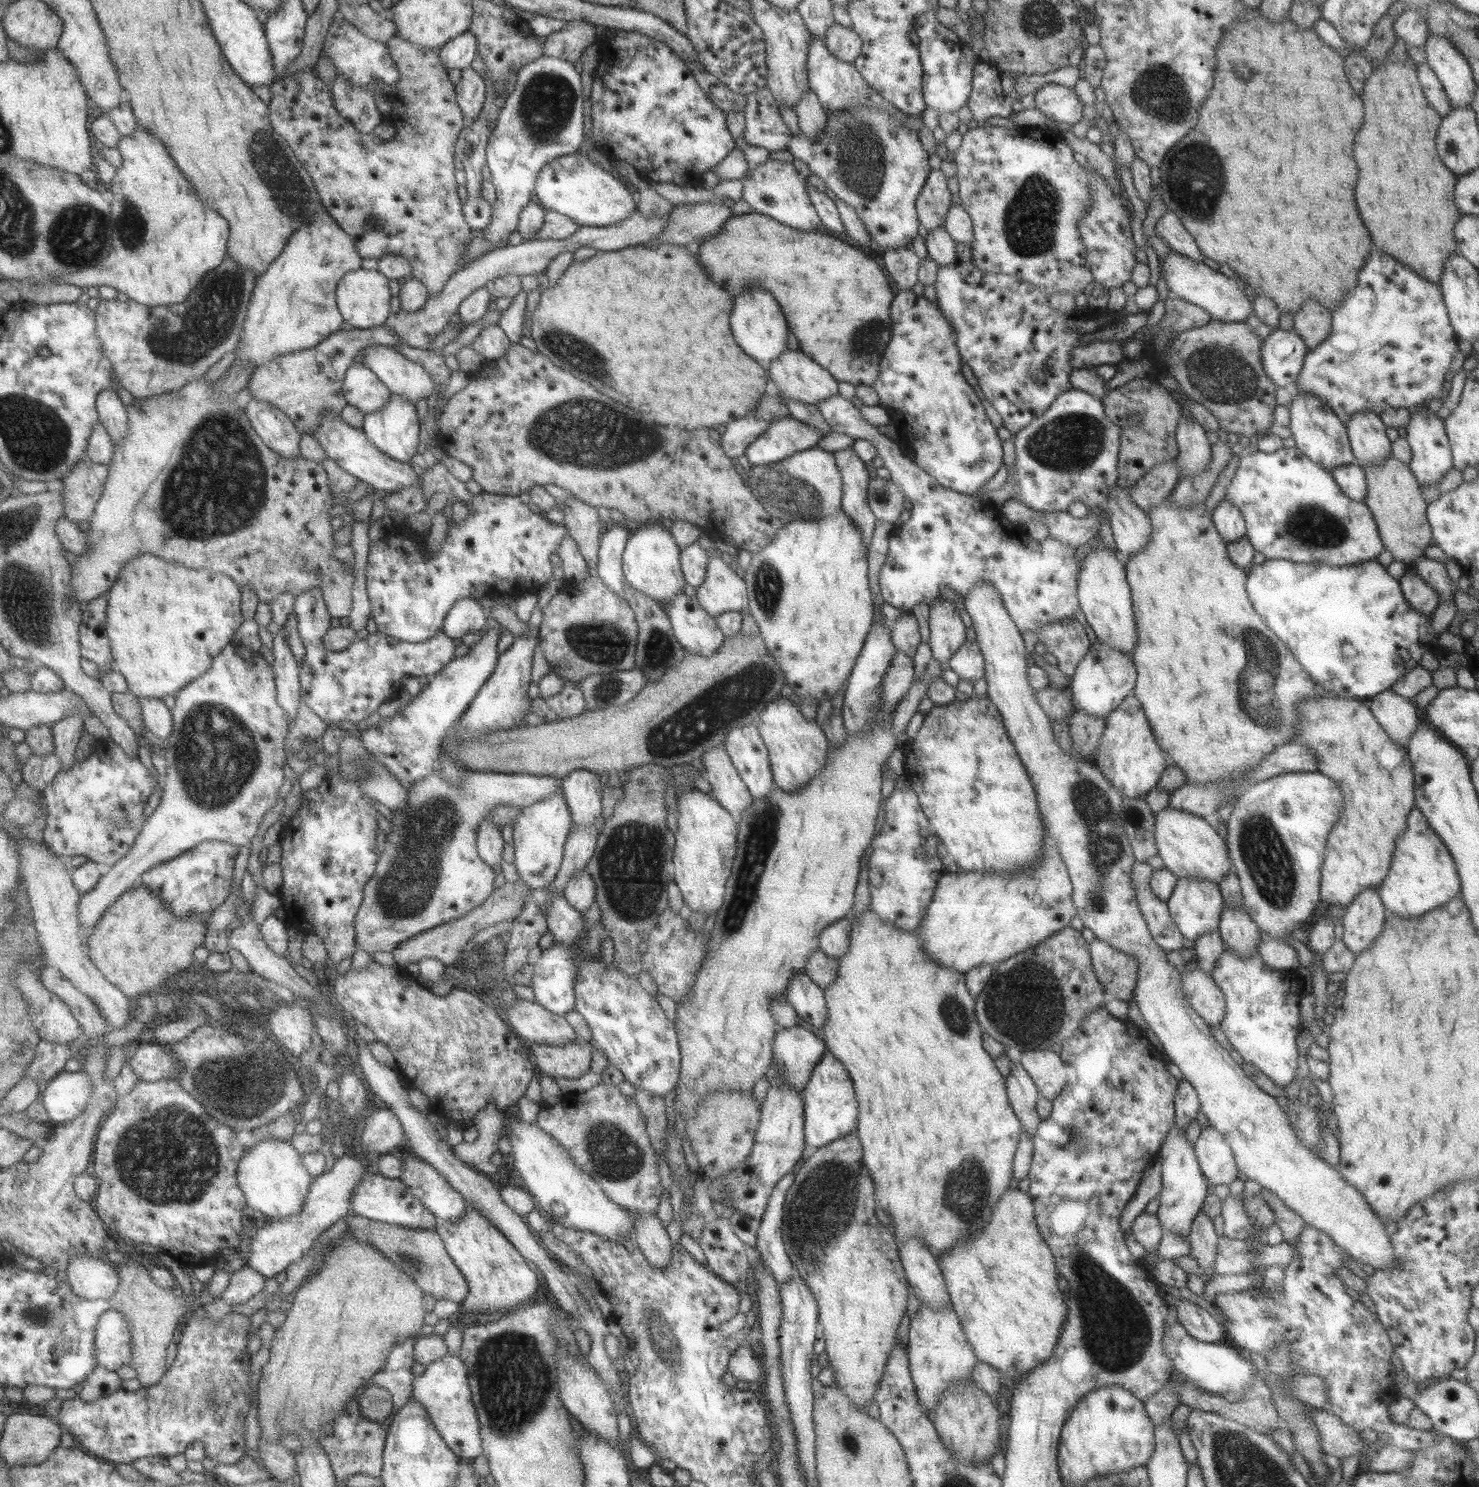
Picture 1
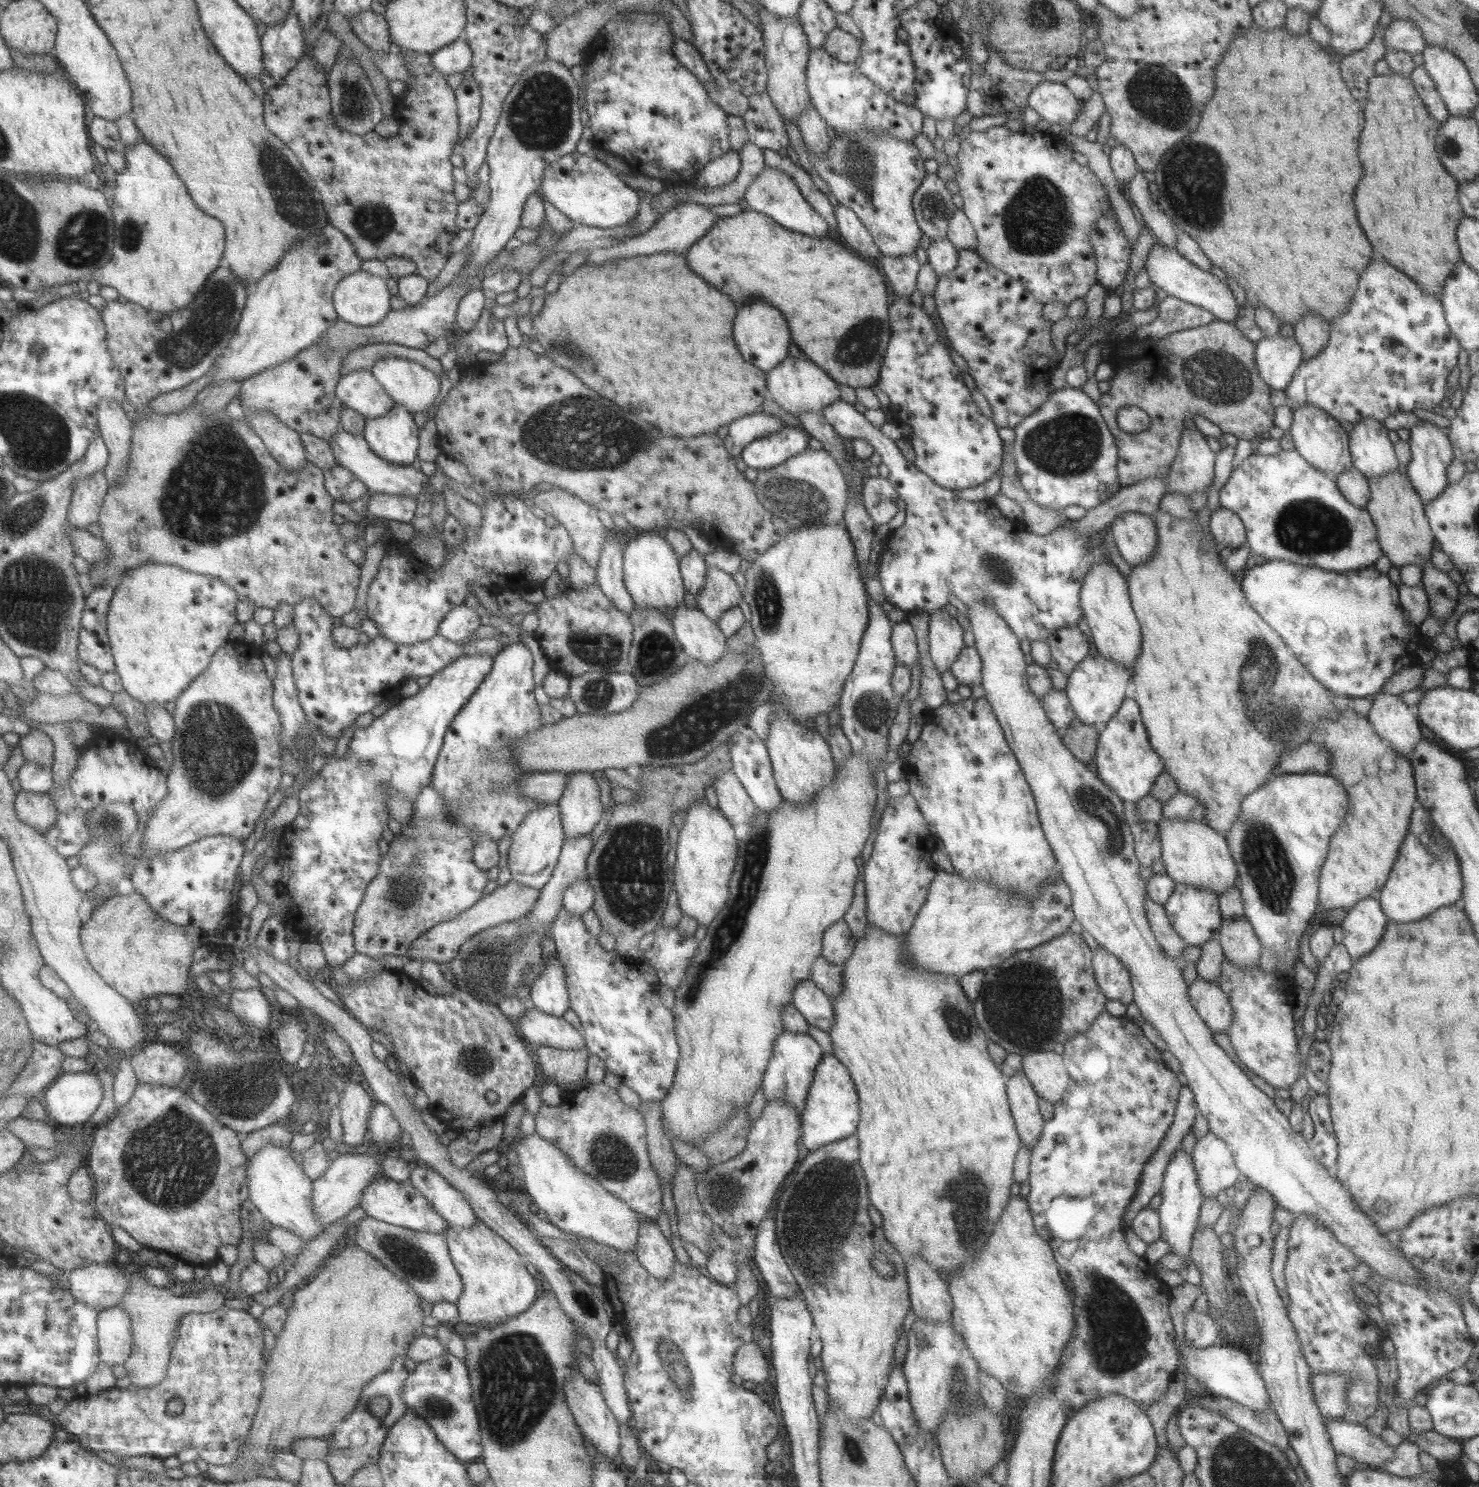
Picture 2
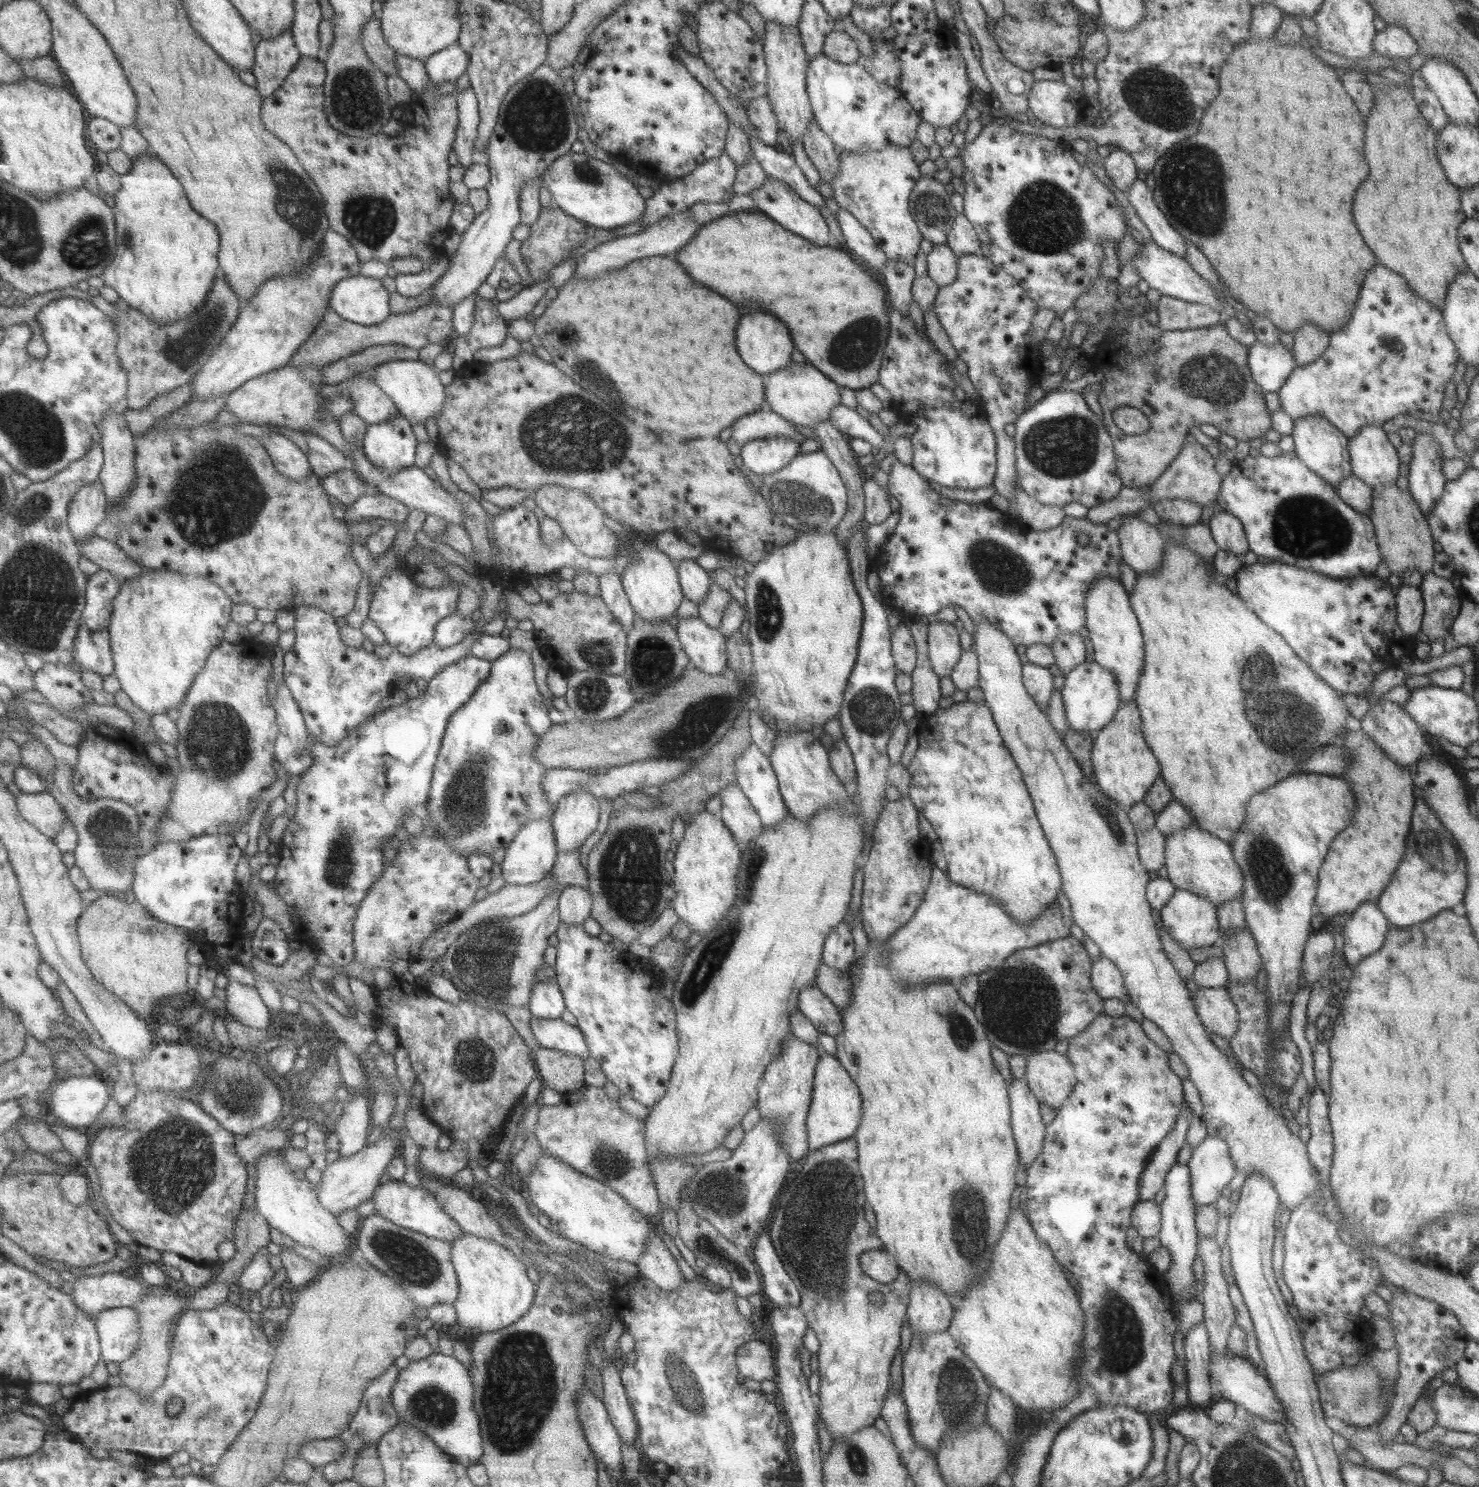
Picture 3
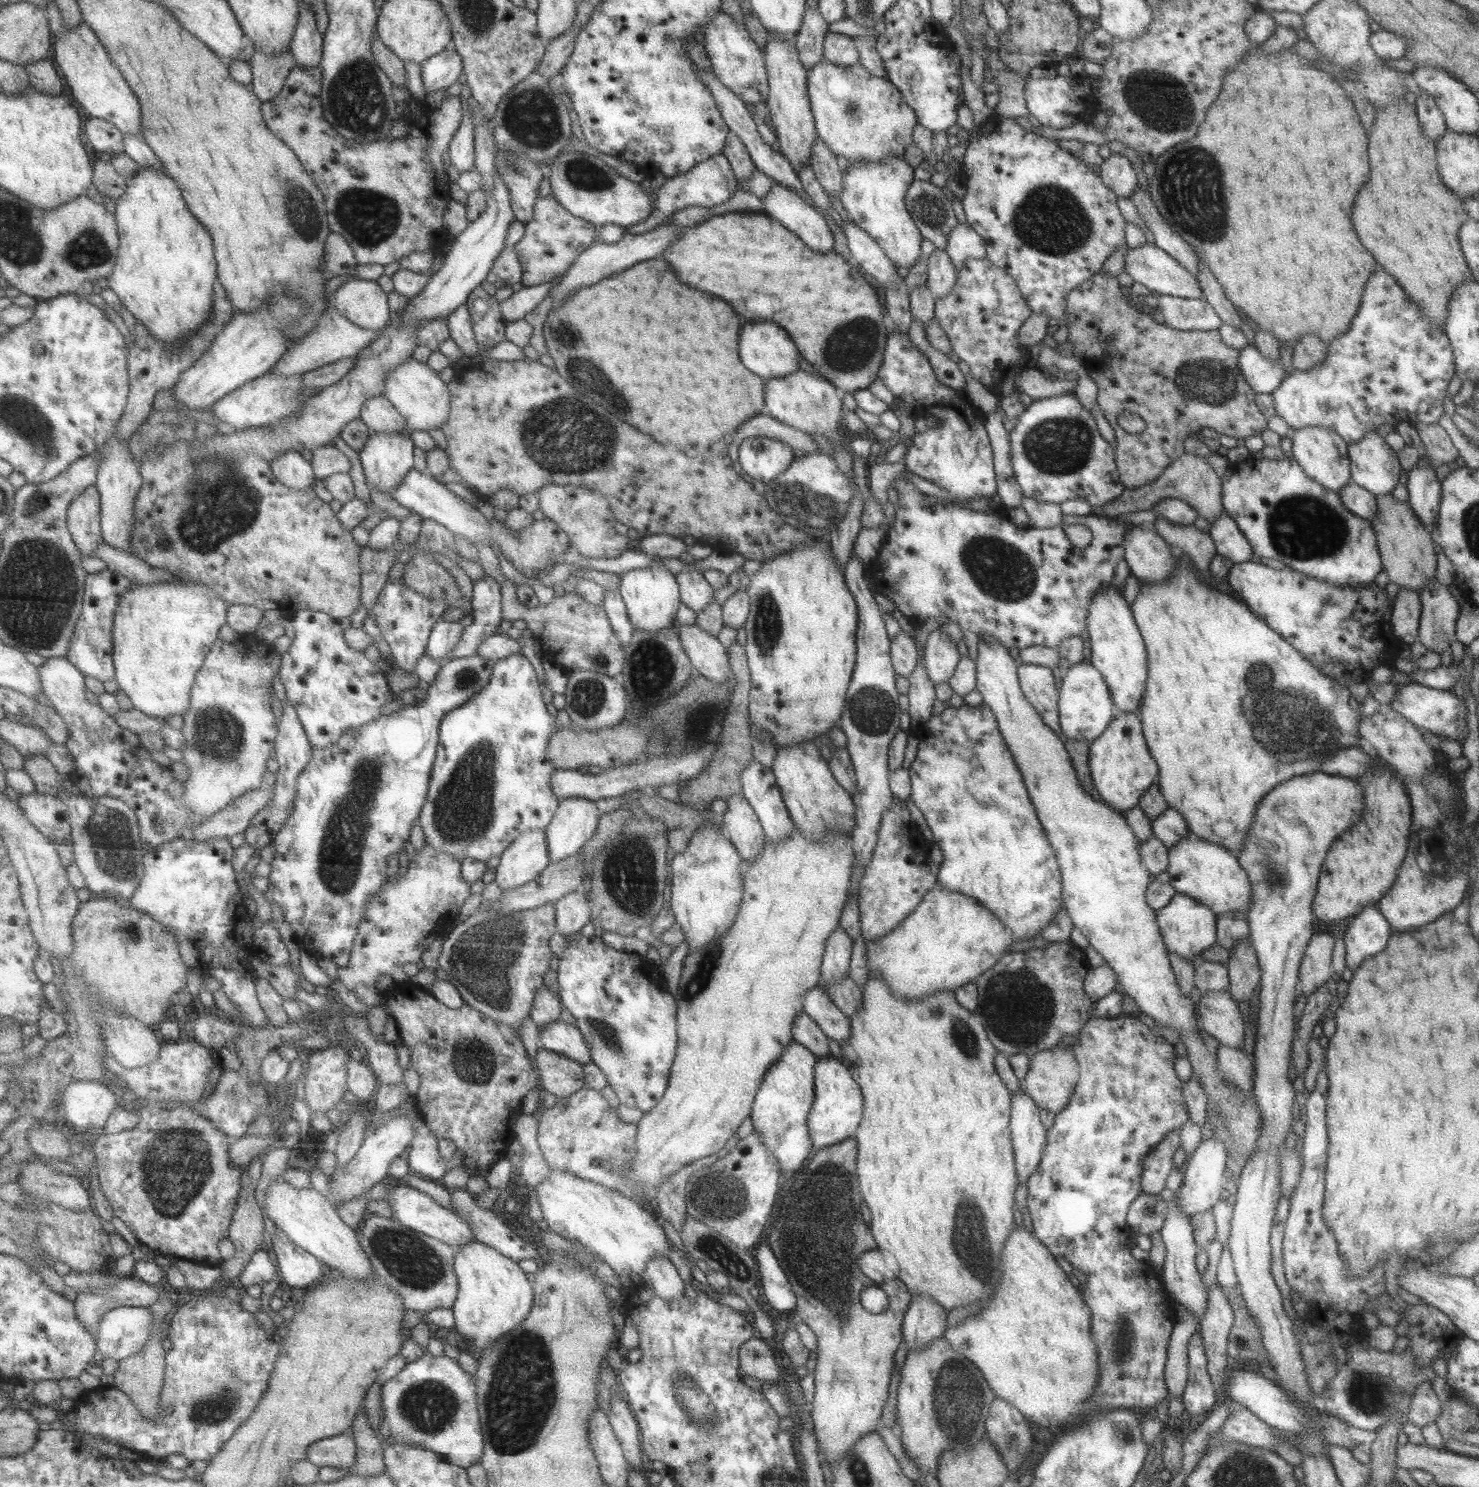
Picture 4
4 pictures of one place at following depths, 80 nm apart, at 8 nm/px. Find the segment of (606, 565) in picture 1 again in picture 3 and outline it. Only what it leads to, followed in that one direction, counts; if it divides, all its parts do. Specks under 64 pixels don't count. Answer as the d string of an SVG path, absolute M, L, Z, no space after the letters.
M608 572L607 574L600 574L597 580L599 596L607 606L609 613L623 627L623 633L629 633L636 615L633 613L633 607L629 605L625 593L623 593L620 575L616 572Z

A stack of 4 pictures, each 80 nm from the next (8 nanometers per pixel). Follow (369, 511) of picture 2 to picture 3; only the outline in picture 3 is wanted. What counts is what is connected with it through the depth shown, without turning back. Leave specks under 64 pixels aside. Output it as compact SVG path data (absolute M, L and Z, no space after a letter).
M359 495L357 500L346 505L344 520L357 524L362 518L383 518L402 523L410 512L408 506L385 495Z

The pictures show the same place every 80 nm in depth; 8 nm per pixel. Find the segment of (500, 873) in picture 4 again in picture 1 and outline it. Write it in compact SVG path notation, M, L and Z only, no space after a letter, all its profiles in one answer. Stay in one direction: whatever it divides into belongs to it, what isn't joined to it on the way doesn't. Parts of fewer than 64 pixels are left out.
M556 790L547 800L521 808L512 828L512 864L518 879L531 889L548 886L561 868L563 845L571 830L571 817L562 797L562 790Z

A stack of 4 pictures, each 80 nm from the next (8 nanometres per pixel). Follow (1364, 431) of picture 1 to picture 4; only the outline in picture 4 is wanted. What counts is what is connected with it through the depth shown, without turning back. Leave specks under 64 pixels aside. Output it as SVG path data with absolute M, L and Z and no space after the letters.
M1375 430L1348 445L1350 479L1352 482L1376 497L1390 494L1398 482L1404 479L1404 472L1397 457L1383 437Z

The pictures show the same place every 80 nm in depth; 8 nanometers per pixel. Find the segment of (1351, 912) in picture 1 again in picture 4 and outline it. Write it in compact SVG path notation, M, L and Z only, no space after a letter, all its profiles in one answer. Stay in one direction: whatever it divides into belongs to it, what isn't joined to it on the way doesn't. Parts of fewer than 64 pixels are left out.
M1369 902L1351 919L1345 931L1346 968L1355 971L1362 960L1381 952L1392 932L1375 903Z

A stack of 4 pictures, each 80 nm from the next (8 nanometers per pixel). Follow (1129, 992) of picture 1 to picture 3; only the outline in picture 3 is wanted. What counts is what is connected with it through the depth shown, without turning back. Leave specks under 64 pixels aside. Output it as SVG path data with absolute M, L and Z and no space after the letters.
M1099 955L1100 958L1092 963L1090 970L1090 983L1093 992L1103 1000L1106 998L1118 998L1128 1002L1128 994L1123 986L1120 970L1108 959Z

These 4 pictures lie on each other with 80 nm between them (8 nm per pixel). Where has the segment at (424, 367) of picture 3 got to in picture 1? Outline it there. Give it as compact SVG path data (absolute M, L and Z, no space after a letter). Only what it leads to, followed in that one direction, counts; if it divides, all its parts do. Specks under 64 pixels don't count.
M372 345L364 348L362 362L387 387L390 394L415 404L435 392L435 384L420 363L405 358L392 348Z

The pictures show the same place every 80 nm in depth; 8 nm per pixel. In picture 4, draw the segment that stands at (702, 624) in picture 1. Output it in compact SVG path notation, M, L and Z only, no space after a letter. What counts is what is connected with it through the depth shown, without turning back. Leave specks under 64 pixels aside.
M693 624L681 626L678 637L695 673L713 684L722 684L729 677L728 655L716 636L703 632Z

